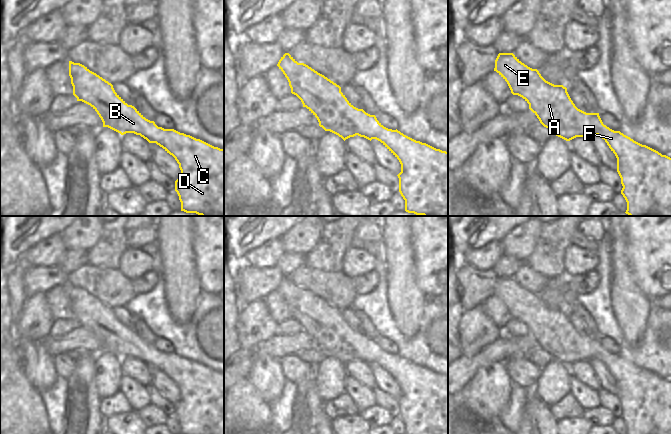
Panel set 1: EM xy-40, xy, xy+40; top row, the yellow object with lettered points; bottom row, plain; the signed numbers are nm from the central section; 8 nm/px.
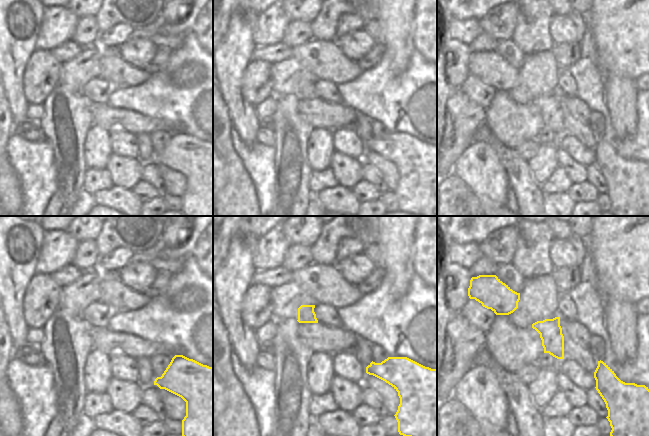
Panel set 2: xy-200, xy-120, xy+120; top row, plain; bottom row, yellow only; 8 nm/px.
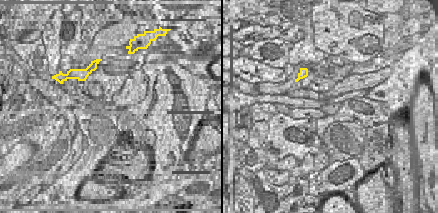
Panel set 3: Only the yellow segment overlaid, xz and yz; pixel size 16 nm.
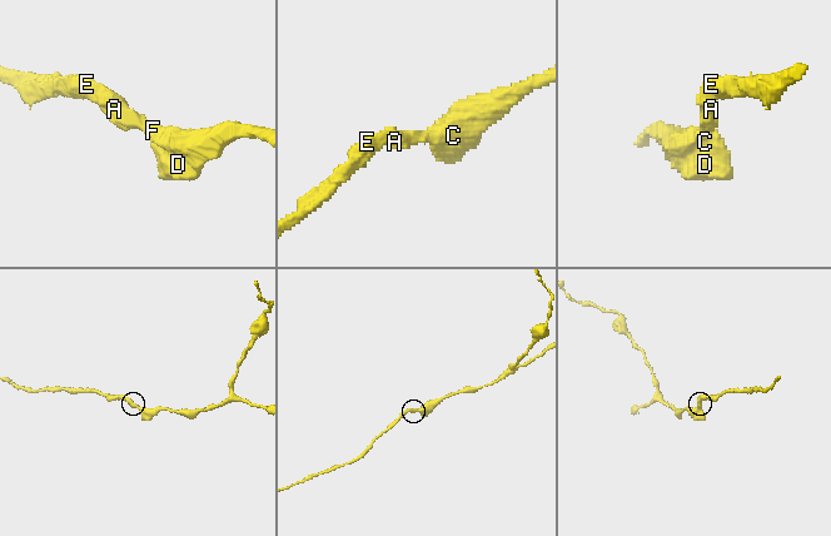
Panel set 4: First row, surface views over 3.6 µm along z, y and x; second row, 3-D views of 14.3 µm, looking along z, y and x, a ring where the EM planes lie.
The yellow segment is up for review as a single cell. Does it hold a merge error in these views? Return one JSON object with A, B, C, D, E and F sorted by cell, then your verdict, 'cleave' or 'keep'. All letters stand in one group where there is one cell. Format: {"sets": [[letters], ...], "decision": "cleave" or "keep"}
{"sets": [["A", "B", "C", "D", "E", "F"]], "decision": "keep"}

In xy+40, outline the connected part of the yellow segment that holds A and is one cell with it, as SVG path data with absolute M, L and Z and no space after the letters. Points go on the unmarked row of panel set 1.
M499 277L496 284L495 284L494 295L496 295L507 306L507 308L511 314L511 317L513 319L518 319L518 320L522 321L529 328L529 333L537 340L540 347L544 351L550 353L553 356L553 359L556 359L566 365L570 365L576 361L590 361L592 359L598 359L599 361L601 361L602 363L605 364L605 366L607 367L607 369L609 370L609 372L615 378L615 380L617 382L617 396L621 402L621 408L623 410L623 412L621 414L621 418L623 419L623 421L625 422L625 424L627 426L627 434L671 434L671 382L670 381L668 381L666 379L662 379L658 375L656 375L646 369L642 369L642 368L634 365L633 363L624 359L620 355L614 355L614 354L610 353L609 351L607 351L606 349L603 348L603 346L599 340L599 337L586 337L586 336L578 333L575 330L575 328L573 327L573 325L571 324L571 322L567 316L566 311L564 311L563 309L554 309L554 308L546 305L541 300L541 298L539 297L539 295L537 293L532 293L532 292L528 291L527 289L522 287L513 277Z

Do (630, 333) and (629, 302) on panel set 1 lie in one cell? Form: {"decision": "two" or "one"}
{"decision": "one"}

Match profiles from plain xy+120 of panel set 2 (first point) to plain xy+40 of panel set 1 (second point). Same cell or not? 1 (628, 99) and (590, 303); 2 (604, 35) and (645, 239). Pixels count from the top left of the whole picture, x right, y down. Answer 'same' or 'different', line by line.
1: different
2: same

